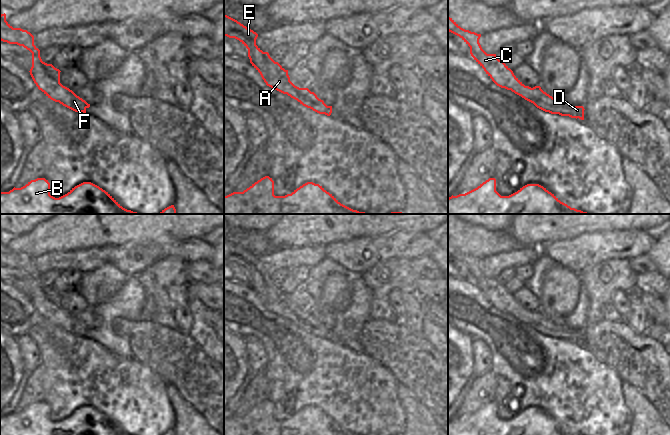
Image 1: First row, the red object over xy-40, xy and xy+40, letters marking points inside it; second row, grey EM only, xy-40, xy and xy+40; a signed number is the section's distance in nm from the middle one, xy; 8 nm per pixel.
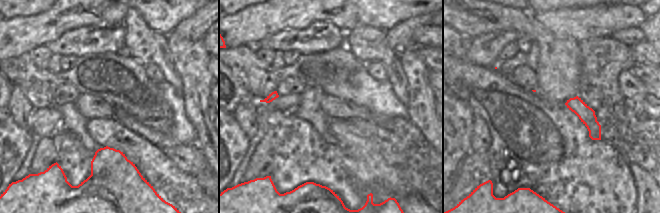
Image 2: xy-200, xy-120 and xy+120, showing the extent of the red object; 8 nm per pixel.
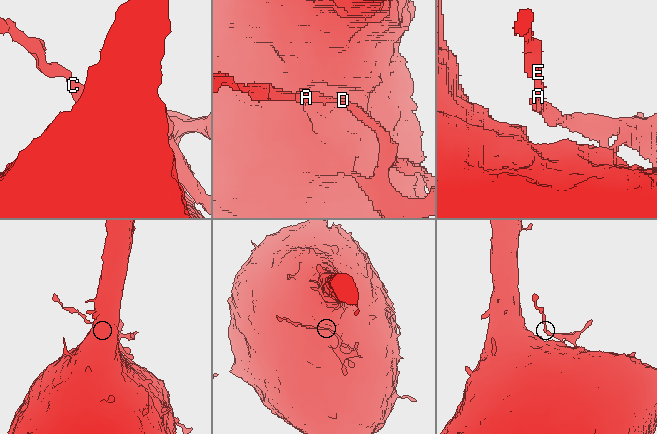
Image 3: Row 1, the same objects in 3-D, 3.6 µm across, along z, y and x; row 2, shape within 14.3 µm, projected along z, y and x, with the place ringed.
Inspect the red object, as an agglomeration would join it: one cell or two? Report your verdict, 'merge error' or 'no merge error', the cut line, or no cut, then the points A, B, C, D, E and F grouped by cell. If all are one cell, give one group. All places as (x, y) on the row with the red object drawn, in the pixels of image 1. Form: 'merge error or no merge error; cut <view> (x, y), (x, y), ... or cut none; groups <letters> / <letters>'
merge error; cut xy+40 (542, 90), (542, 97), (536, 99), (533, 103); groups A C E F / B D

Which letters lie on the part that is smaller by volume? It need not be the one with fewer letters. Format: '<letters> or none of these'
A, C, E, F

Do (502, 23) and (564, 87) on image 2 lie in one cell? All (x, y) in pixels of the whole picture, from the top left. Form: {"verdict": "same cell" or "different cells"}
{"verdict": "same cell"}

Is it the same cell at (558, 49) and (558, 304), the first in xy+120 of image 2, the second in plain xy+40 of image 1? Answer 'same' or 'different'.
same

